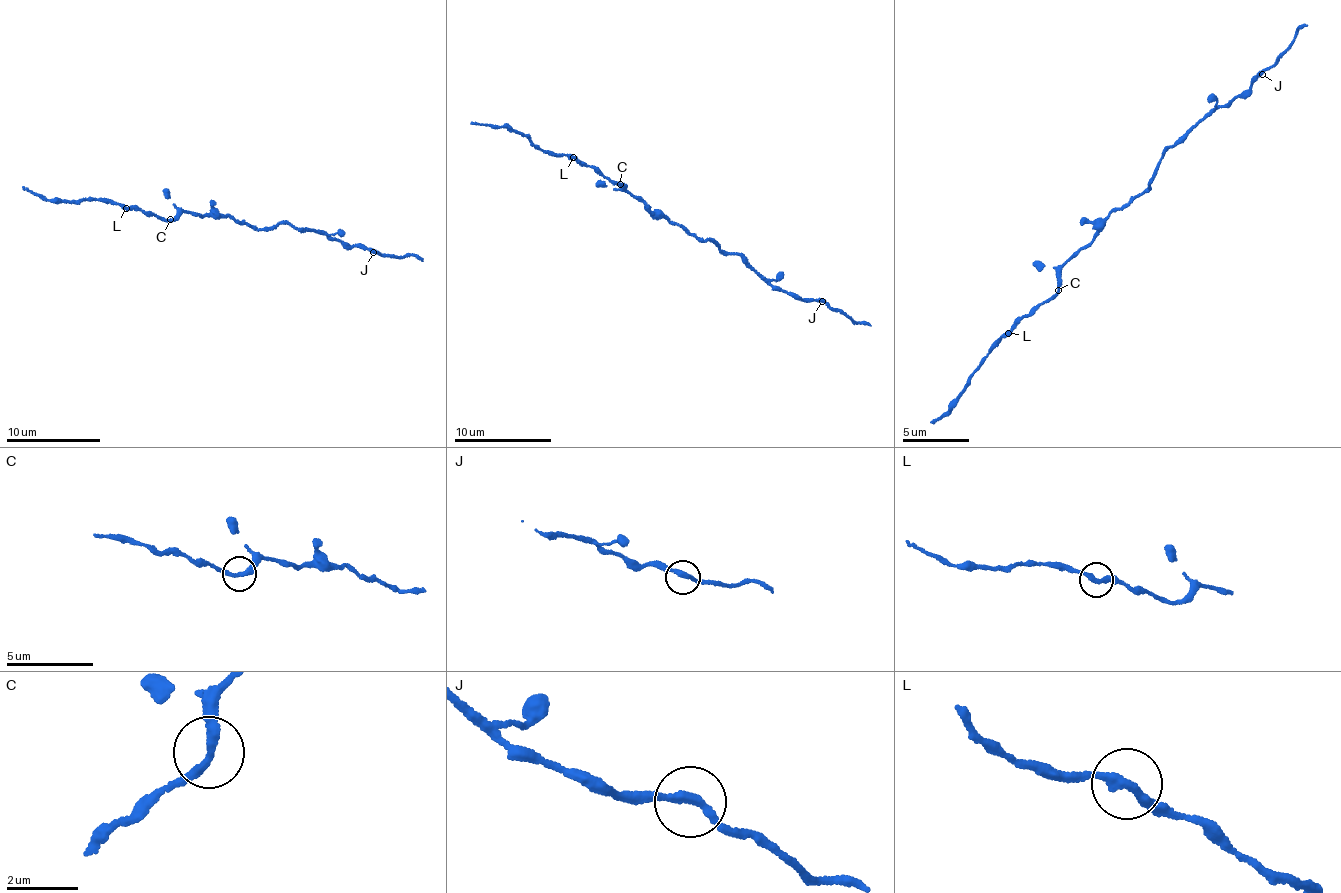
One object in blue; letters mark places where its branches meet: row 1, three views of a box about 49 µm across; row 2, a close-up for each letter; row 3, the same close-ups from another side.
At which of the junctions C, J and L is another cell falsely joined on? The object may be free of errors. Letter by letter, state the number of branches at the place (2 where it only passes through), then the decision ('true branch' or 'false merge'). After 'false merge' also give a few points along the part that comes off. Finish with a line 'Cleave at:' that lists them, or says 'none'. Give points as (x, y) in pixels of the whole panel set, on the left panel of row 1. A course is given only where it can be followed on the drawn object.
C: branches 2; true branch
J: branches 2; true branch
L: branches 2; true branch
Cleave at: none

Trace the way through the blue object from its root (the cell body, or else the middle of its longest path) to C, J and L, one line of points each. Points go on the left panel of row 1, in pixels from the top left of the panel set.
C: (226, 217), (183, 211), (169, 220)
J: (226, 217), (269, 230), (286, 223), (325, 234), (373, 252)
L: (226, 217), (183, 211), (167, 220), (127, 207)

